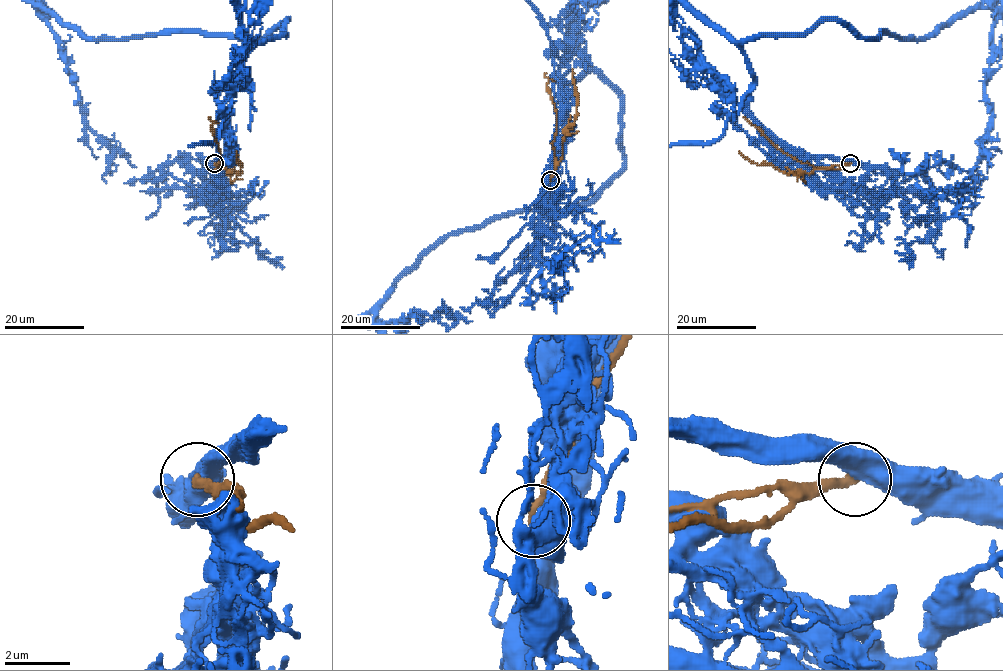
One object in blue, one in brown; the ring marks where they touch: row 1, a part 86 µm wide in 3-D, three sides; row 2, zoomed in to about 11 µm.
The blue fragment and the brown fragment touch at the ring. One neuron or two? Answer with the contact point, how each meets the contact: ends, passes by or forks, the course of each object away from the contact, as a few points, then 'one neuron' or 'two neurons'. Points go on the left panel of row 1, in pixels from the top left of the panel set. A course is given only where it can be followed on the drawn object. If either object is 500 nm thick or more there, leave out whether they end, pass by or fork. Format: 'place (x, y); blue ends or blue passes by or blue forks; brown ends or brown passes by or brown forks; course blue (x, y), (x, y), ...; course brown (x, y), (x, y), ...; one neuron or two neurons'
place (214, 163); blue passes by; brown ends; course blue (215, 163), (228, 154), (219, 101), (227, 84), (233, 112), (213, 142), (128, 161), (90, 153), (87, 143); course brown (214, 163), (219, 167), (221, 160), (211, 117); two neurons

